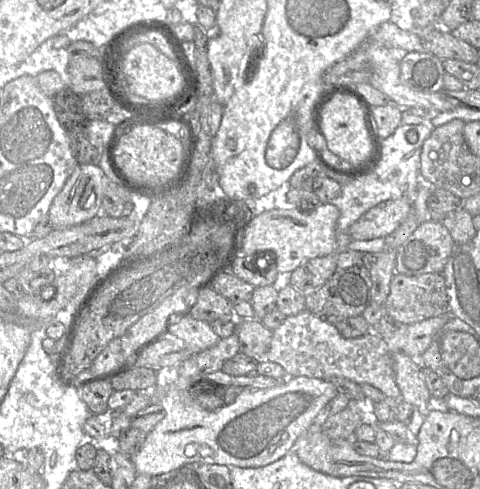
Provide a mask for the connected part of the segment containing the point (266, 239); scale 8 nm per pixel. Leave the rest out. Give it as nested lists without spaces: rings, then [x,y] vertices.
[[[320,203],[310,211],[296,207],[282,207],[256,212],[245,229],[239,254],[250,260],[254,254],[260,254],[261,260],[269,260],[268,265],[275,265],[278,272],[292,272],[301,263],[311,258],[338,252],[335,227],[339,209],[332,203]]]

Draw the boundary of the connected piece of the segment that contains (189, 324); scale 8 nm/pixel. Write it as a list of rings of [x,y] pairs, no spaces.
[[[191,315],[172,323],[165,337],[169,335],[182,340],[191,350],[191,355],[206,350],[220,340],[209,322],[195,319]]]

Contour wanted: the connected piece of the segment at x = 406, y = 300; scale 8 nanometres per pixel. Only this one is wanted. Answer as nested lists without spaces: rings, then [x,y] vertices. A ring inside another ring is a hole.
[[[395,273],[384,303],[384,311],[401,324],[412,324],[425,319],[448,314],[448,297],[442,273],[408,276]]]

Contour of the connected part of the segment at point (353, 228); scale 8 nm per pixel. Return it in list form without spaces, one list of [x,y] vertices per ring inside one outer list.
[[[408,198],[391,199],[362,214],[349,228],[352,240],[386,237],[405,220],[411,210]]]

